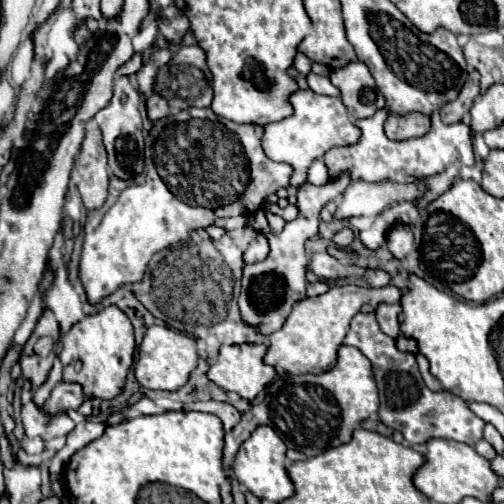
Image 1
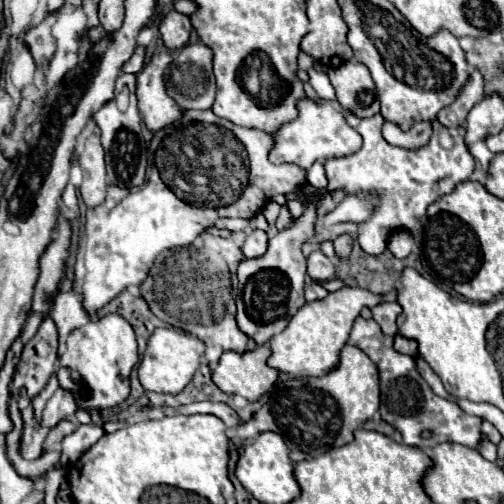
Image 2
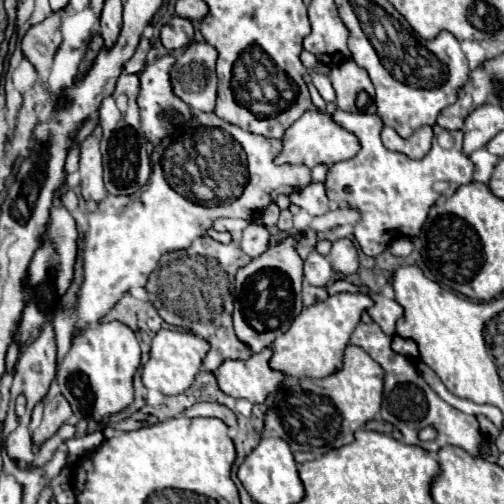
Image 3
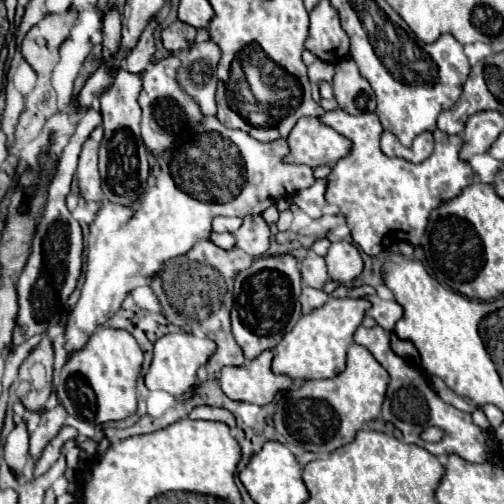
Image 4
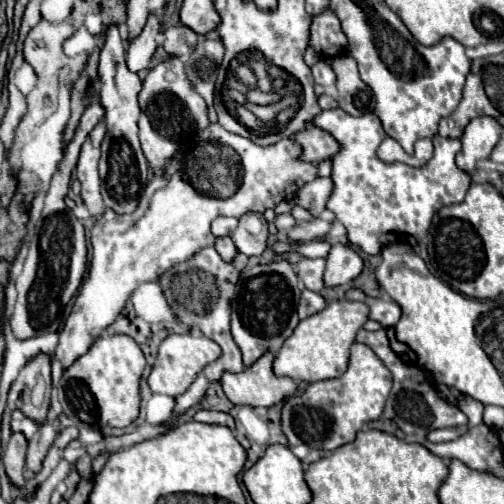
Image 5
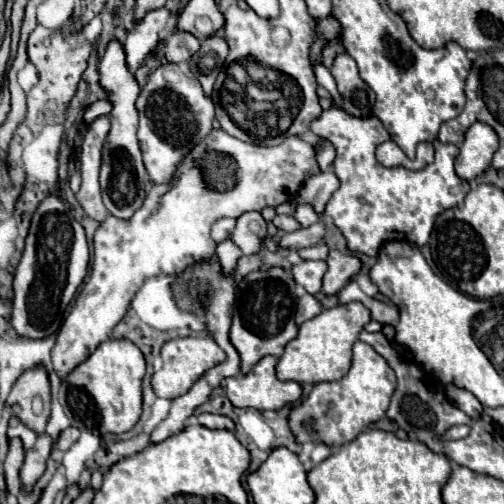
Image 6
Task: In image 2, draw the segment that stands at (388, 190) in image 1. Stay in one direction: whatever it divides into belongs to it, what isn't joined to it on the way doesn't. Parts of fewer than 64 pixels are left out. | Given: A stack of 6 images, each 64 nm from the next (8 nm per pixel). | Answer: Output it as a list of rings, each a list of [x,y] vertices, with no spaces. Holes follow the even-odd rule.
[[[344,196],[342,202],[322,218],[322,224],[332,226],[338,222],[364,222],[368,220],[368,212],[372,212],[372,204],[368,204],[368,200],[360,200],[360,196]]]

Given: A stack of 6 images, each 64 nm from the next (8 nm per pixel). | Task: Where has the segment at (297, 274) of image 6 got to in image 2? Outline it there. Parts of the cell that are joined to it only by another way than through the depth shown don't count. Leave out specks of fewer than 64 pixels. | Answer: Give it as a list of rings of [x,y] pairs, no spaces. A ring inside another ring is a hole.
[[[320,250],[312,252],[308,256],[308,276],[314,282],[324,282],[324,280],[334,278],[334,264],[332,264],[332,260],[326,258]]]

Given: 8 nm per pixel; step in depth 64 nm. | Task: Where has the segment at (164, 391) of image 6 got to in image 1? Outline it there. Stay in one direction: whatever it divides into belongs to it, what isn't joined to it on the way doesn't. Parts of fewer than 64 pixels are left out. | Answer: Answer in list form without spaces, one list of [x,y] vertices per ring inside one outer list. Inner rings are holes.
[[[153,325],[152,328],[148,328],[144,342],[138,350],[134,374],[142,388],[174,392],[188,382],[190,372],[196,366],[198,366],[198,348],[196,348],[194,337],[172,327]]]

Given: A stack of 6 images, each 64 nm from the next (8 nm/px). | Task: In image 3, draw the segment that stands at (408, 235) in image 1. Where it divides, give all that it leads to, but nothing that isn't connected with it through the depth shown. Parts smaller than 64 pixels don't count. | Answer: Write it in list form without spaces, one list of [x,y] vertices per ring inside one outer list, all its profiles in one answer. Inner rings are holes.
[[[400,238],[400,240],[396,240],[396,242],[392,242],[390,244],[390,252],[394,254],[394,256],[398,256],[398,258],[406,258],[410,252],[412,252],[412,242],[408,240],[408,238]]]

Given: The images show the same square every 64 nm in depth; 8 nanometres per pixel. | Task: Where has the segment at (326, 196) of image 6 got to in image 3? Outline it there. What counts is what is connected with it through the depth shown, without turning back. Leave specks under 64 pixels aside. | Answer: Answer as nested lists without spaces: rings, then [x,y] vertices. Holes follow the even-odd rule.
[[[314,182],[296,194],[296,206],[306,210],[310,216],[322,216],[328,212],[328,198],[322,182]]]

